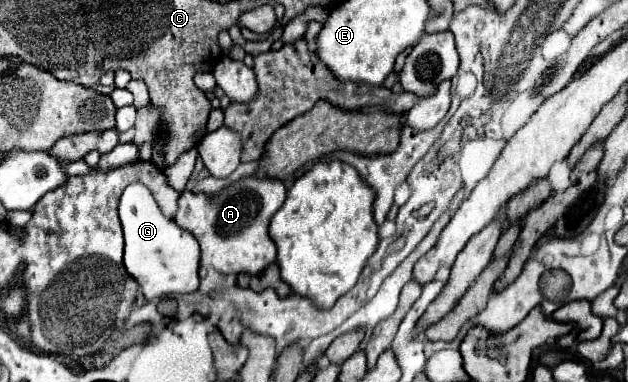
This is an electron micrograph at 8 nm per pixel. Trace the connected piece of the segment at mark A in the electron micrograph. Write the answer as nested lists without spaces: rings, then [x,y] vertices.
[[[243,177],[237,183],[229,185],[225,191],[221,191],[217,197],[207,197],[203,193],[191,193],[191,191],[183,191],[179,195],[179,209],[175,213],[175,223],[193,233],[193,237],[199,241],[201,245],[201,267],[199,267],[199,275],[205,277],[209,269],[217,269],[219,273],[247,273],[247,275],[259,275],[261,271],[265,271],[271,263],[275,263],[277,257],[277,249],[273,239],[267,233],[269,221],[275,215],[275,211],[283,205],[287,195],[287,189],[283,185],[283,181],[271,181],[267,177]]]

